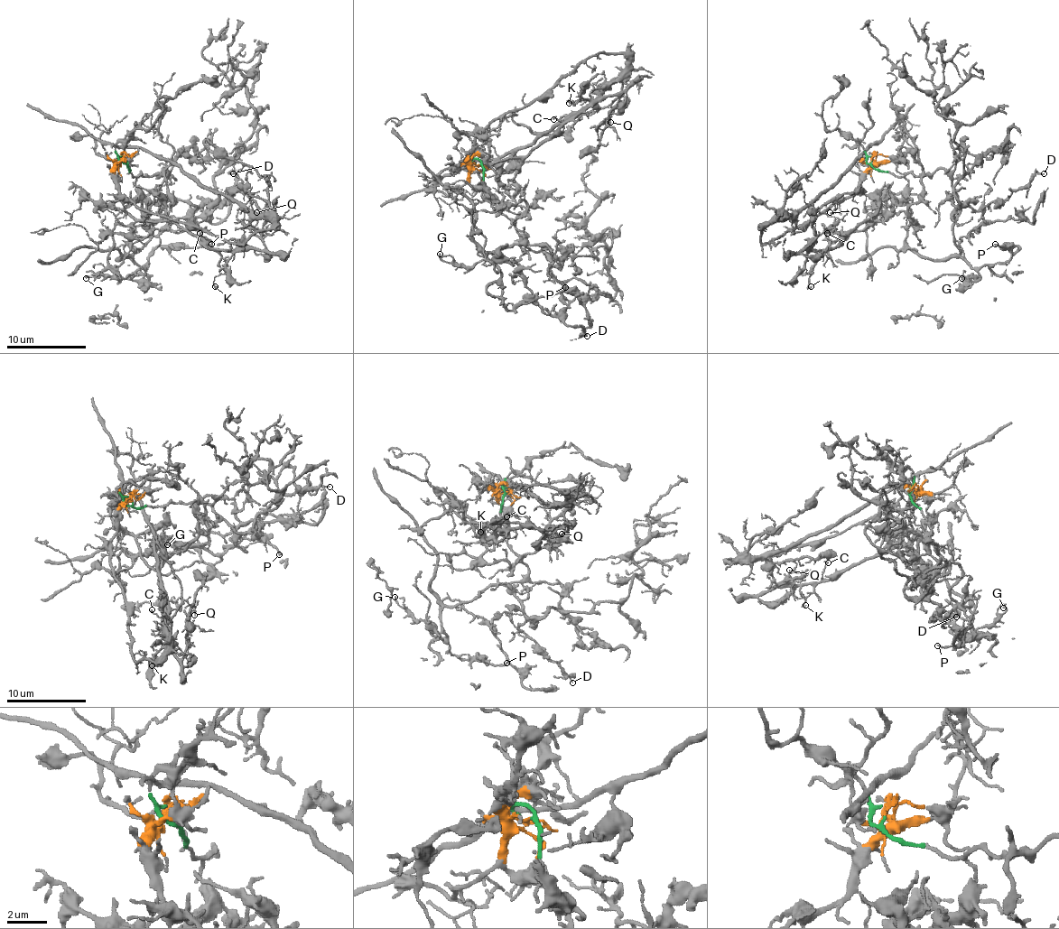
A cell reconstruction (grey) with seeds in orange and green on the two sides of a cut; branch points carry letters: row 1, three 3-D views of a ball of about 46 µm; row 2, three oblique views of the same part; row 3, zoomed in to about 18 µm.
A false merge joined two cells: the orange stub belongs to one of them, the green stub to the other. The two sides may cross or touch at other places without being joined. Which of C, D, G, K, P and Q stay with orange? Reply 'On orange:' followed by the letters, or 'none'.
On orange: C, K, Q

